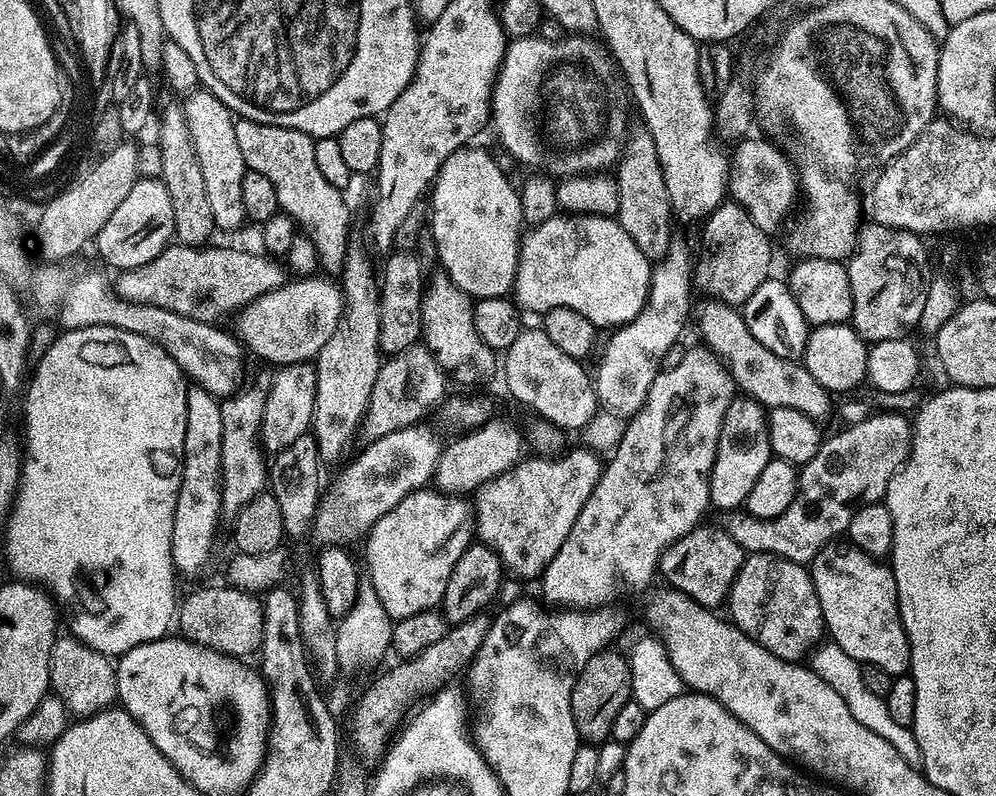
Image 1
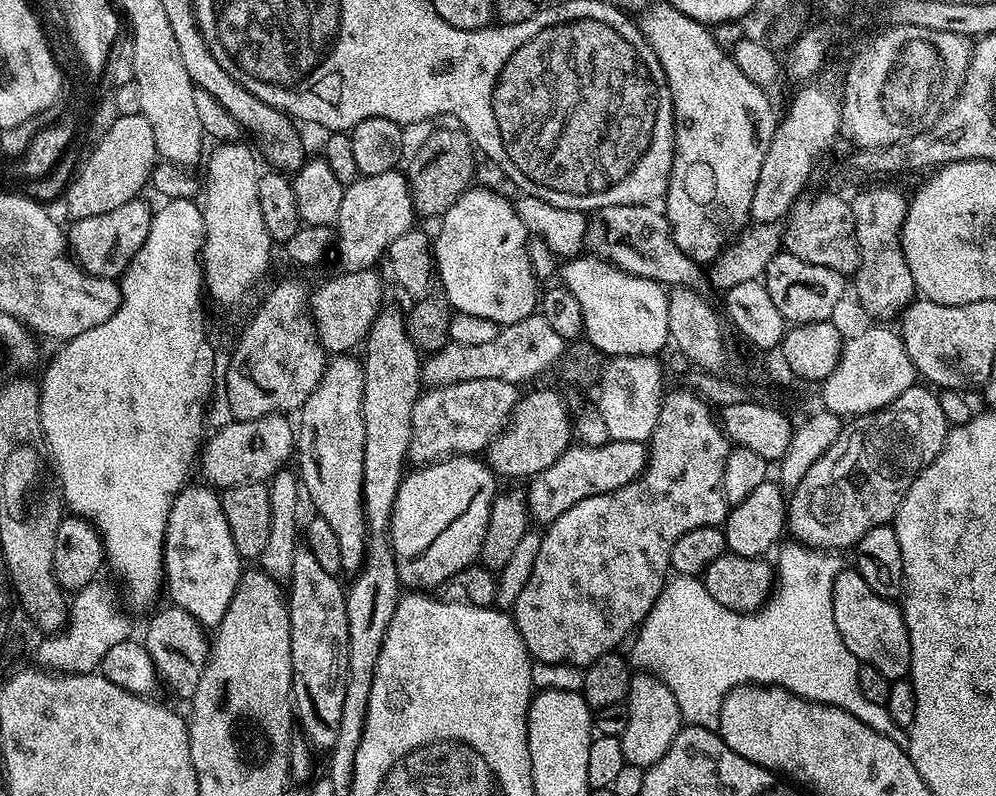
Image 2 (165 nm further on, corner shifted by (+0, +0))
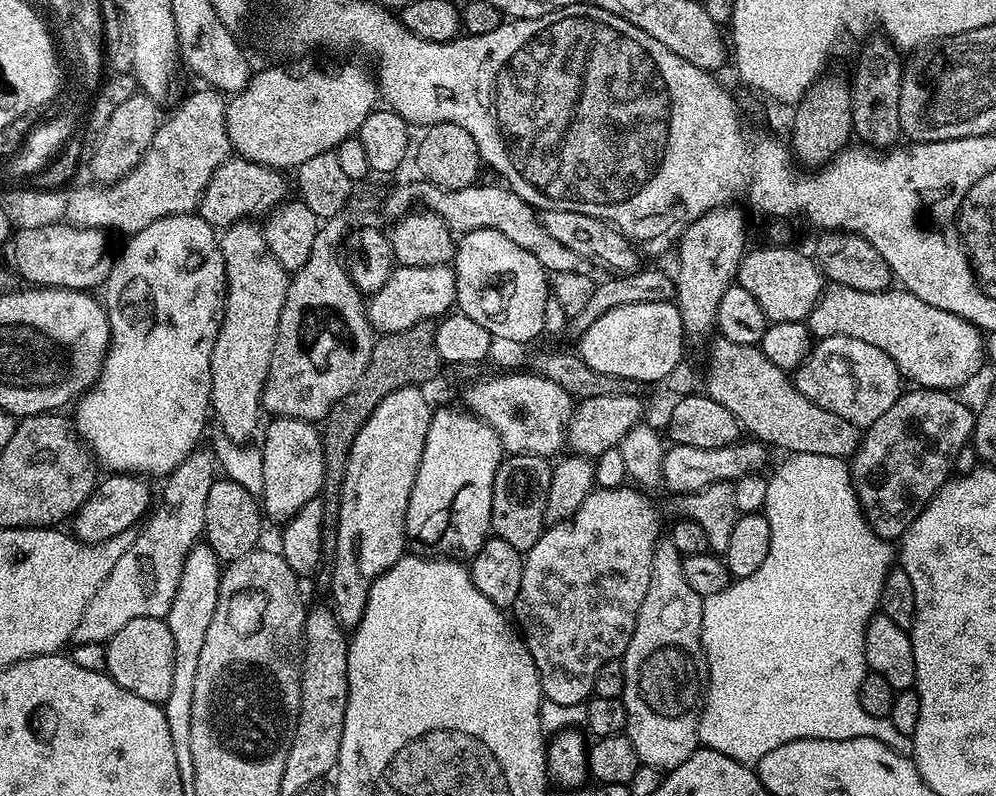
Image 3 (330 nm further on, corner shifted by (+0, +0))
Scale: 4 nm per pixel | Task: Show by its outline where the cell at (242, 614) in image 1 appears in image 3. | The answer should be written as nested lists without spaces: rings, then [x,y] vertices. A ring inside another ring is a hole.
[[[140,617],[131,619],[113,637],[109,638],[104,649],[104,666],[109,676],[122,690],[130,690],[130,694],[138,694],[138,698],[146,698],[146,702],[163,705],[170,698],[170,685],[174,682],[174,637],[170,635],[167,619],[158,617]]]

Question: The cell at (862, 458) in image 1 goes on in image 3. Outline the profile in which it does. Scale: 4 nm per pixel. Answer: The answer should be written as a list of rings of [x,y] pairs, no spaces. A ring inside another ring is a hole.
[[[919,386],[901,391],[900,397],[878,418],[878,422],[863,429],[860,444],[850,457],[852,485],[864,511],[864,517],[872,529],[889,542],[899,541],[904,531],[922,514],[922,510],[934,498],[934,494],[953,475],[952,463],[960,456],[960,451],[969,447],[972,430],[976,426],[973,409],[968,409],[960,400],[955,400],[953,393],[939,388]]]

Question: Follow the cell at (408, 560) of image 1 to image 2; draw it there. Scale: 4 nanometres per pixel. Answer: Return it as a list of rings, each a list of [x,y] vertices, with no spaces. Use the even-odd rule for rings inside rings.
[[[475,455],[449,456],[447,460],[425,464],[412,471],[405,475],[398,486],[388,535],[401,585],[408,590],[436,590],[432,588],[439,584],[447,585],[458,570],[477,563],[490,518],[492,499],[498,491],[498,477],[483,459]]]

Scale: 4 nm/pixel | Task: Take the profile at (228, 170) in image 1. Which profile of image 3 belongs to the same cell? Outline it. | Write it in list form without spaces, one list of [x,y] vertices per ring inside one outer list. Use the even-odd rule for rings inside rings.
[[[251,219],[239,220],[238,223],[230,225],[229,228],[223,229],[219,233],[218,239],[220,241],[220,249],[222,250],[222,258],[224,259],[224,269],[226,270],[226,278],[228,283],[226,285],[226,295],[224,298],[224,317],[222,318],[222,326],[218,330],[218,338],[214,342],[214,354],[210,354],[210,394],[212,395],[212,402],[210,405],[211,415],[220,422],[219,429],[227,436],[229,436],[235,444],[243,445],[252,435],[261,427],[260,416],[262,417],[262,405],[260,399],[264,393],[264,383],[268,377],[270,370],[270,358],[274,354],[274,342],[278,338],[278,322],[282,318],[282,306],[286,306],[286,290],[288,289],[288,282],[290,273],[281,266],[278,258],[274,258],[274,254],[270,254],[270,246],[266,246],[266,238],[264,237],[263,227],[259,223],[253,222]]]

